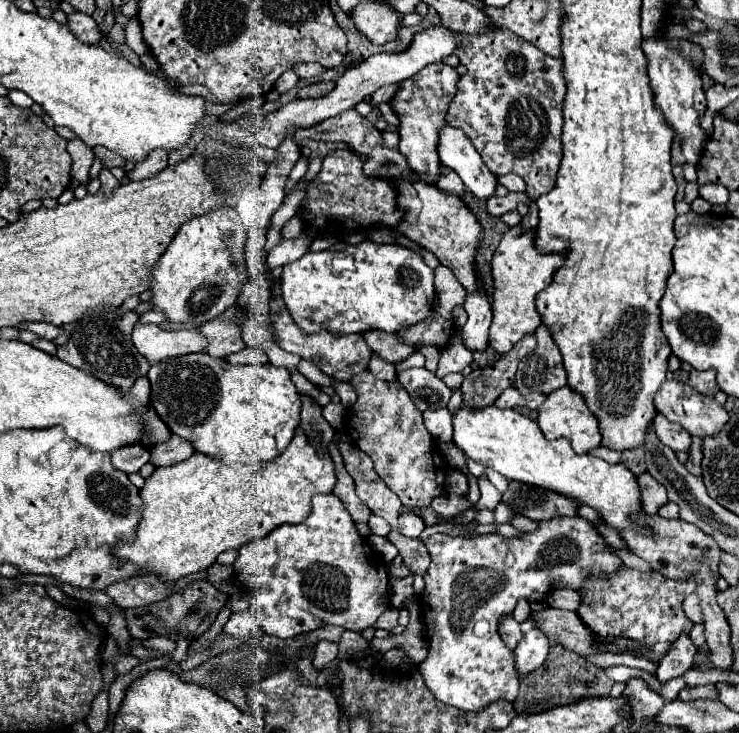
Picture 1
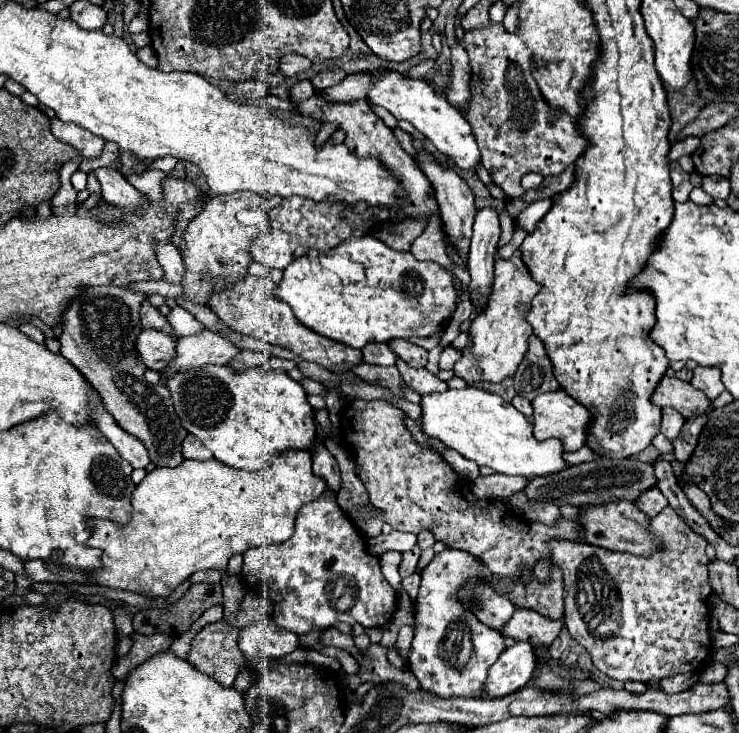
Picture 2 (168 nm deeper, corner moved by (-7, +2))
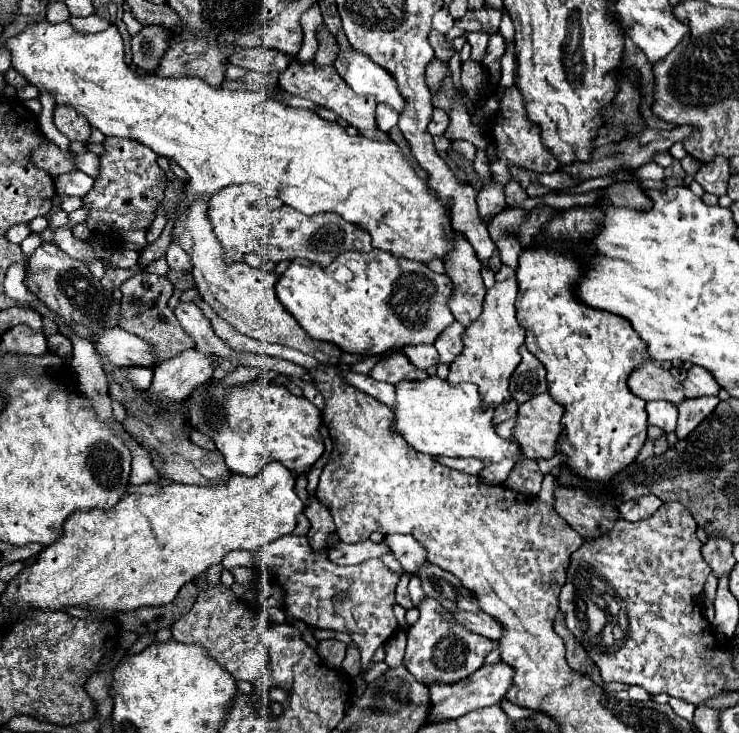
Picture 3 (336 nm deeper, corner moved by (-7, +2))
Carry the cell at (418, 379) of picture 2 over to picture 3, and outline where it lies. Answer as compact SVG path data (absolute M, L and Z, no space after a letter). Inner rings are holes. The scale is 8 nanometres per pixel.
M395 351L387 359L377 363L371 369L369 377L377 379L377 381L387 381L387 383L397 385L401 381L423 381L429 375L427 375L427 371L417 369L401 351Z

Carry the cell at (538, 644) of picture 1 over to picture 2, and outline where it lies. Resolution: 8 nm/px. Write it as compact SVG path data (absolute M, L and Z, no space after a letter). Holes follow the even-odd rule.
M515 643L513 647L505 649L501 657L489 667L481 699L497 699L523 689L523 685L531 681L535 665L537 657L533 645Z

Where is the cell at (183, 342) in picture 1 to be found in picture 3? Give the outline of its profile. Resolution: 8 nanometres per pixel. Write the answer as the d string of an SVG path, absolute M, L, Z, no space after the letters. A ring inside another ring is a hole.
M119 327L105 329L103 335L99 335L99 351L115 365L121 367L155 367L157 355L153 347L139 339L137 335L131 335Z

